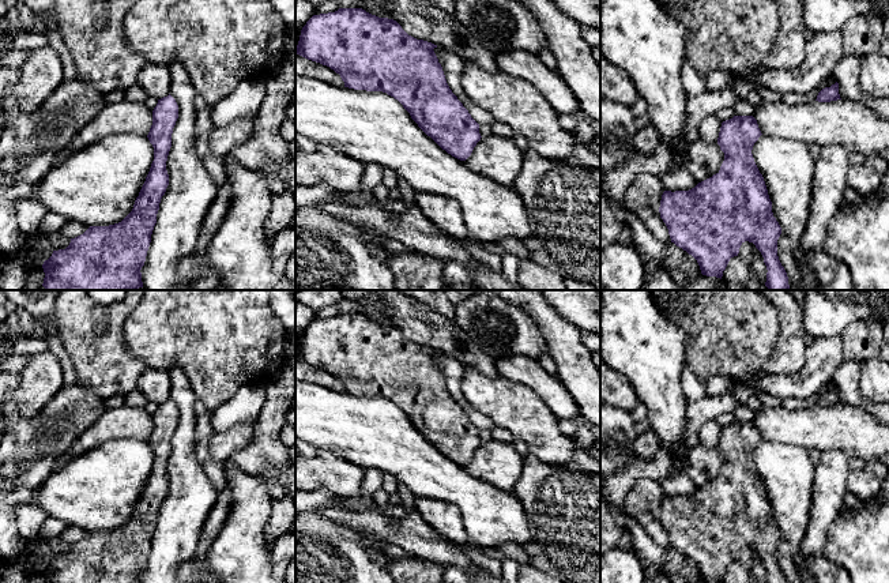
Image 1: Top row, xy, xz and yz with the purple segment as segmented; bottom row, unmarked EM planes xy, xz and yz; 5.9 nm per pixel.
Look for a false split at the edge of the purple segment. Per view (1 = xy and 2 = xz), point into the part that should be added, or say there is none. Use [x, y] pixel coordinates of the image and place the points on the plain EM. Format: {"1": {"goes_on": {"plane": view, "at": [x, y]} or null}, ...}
{"1": {"goes_on": null}, "2": {"goes_on": null}}

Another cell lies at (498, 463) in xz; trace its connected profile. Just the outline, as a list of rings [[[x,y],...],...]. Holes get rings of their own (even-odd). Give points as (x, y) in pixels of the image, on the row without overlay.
[[[487,440],[474,452],[464,469],[475,478],[502,490],[513,490],[523,471],[524,458],[512,443]]]

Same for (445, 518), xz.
[[[417,499],[415,505],[422,519],[438,534],[457,545],[468,543],[468,535],[459,507],[427,499]]]

